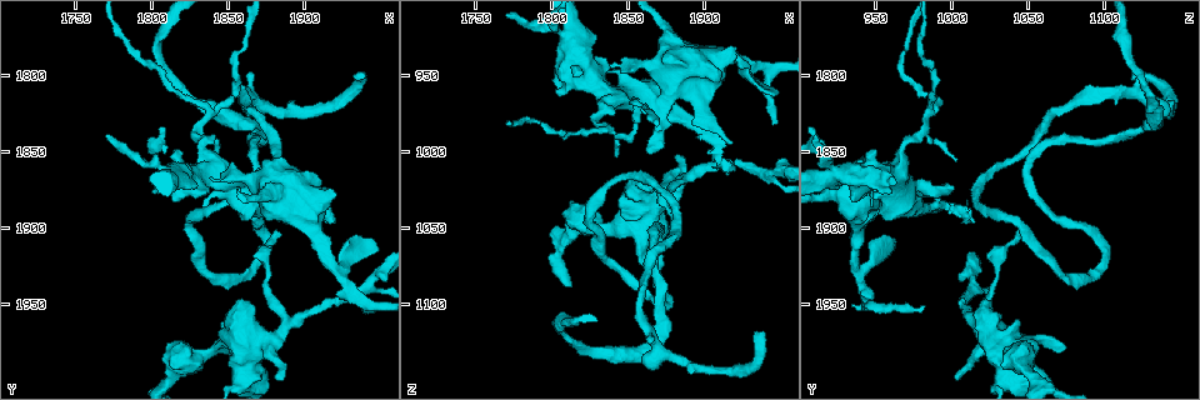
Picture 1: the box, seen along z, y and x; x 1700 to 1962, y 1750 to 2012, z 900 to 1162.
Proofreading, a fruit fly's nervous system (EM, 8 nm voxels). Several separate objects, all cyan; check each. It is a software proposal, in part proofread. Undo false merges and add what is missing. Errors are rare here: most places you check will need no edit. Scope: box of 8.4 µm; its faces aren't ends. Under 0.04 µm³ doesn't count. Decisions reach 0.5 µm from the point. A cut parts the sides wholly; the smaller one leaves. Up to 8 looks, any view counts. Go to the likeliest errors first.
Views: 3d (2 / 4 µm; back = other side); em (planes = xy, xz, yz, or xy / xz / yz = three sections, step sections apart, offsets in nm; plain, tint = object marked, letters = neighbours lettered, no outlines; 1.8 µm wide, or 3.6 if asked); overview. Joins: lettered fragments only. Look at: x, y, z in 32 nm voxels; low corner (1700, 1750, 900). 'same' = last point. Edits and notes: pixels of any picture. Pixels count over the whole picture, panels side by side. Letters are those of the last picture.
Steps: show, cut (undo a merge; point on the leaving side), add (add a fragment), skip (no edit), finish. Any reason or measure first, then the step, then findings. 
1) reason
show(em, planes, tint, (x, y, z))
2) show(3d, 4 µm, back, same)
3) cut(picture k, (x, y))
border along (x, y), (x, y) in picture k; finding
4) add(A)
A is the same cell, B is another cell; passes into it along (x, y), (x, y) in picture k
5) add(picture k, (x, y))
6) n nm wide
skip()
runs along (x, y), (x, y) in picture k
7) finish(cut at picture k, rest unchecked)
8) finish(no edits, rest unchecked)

closes a loop
show(em, planes, tint, (1846, 1936, 1076))

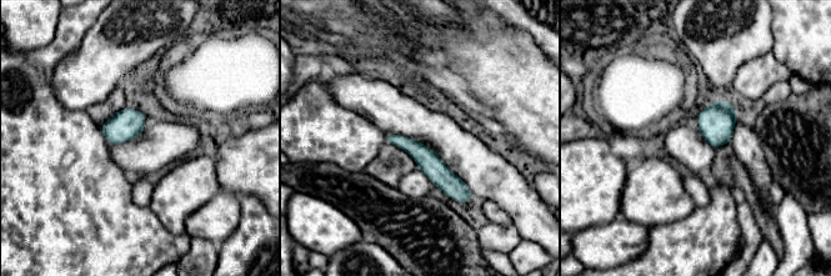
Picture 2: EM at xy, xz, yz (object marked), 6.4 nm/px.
show(em, planes, letters, same)

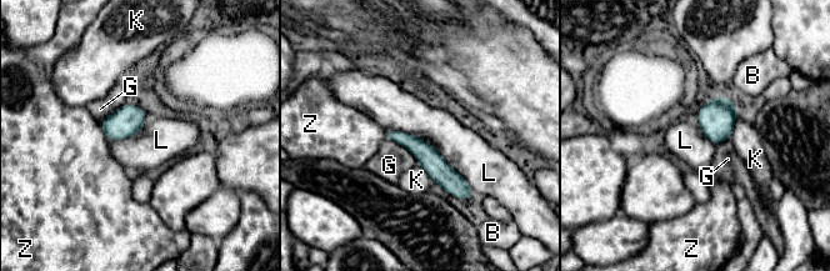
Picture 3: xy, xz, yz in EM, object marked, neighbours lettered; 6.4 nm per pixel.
skip()
B, G, K, L and Z are other cells; border along (385, 129), (428, 141), (474, 190) in picture 3; all the same neuron

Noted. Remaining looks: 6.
thin neck
show(em, 3.6 µm, planes, tint, (1822, 1988, 1046))

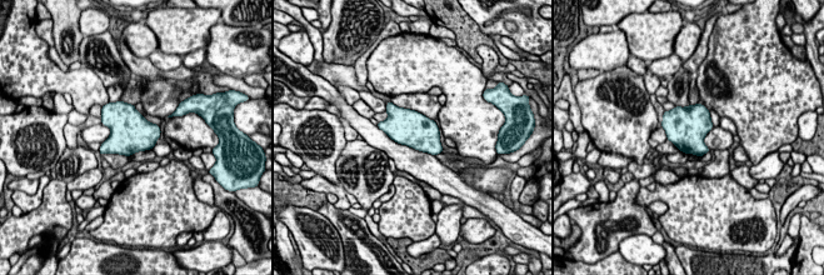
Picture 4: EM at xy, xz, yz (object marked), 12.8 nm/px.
what lies round it
show(em, 3.6 µm, planes, letters, same)

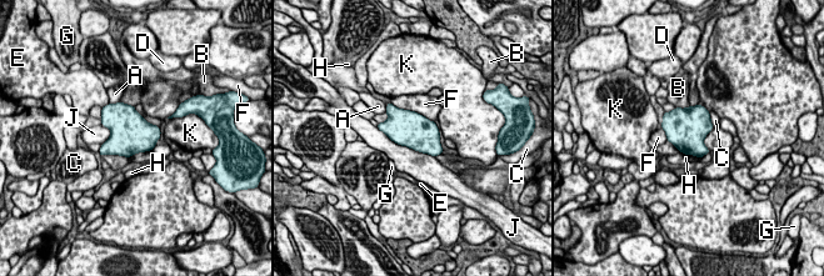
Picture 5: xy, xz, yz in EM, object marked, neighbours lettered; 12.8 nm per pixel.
460 nm wide
skip()
A, B, C, D, E, F, G, H, J and K are other cells; border along (375, 125), (395, 142), (434, 156) in picture 5; continuous, no second neuron

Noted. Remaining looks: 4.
branch stops here
show(3d, 2 µm, (1934, 1906, 956))

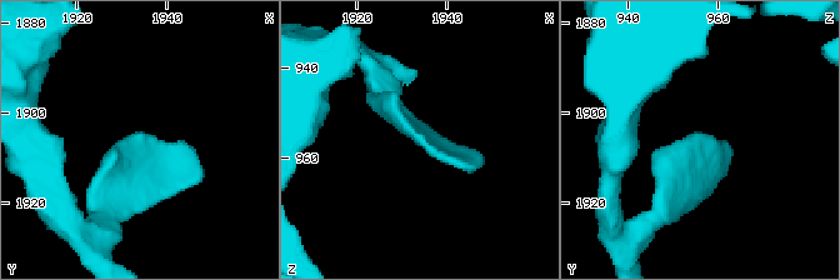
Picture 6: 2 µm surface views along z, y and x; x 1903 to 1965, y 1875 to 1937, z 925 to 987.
now the EM
show(em, xz, step 8, letters, (1933, 1905, 957))

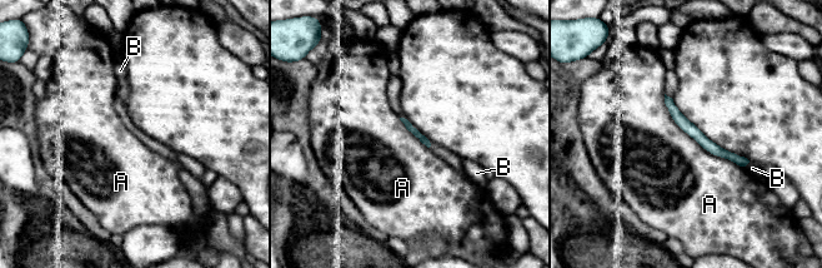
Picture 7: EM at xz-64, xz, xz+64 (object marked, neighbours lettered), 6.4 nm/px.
another direction
show(em, planes, letters, same)

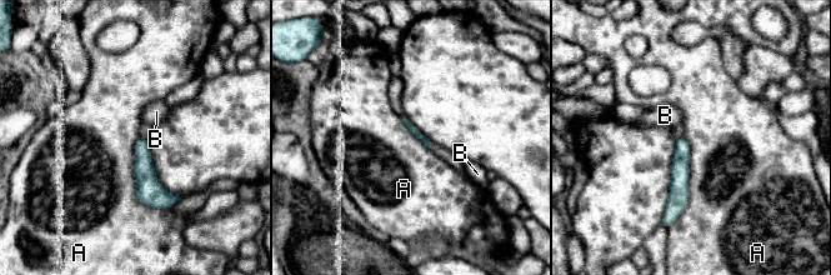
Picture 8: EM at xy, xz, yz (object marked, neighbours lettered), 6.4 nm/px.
skip()
A and B are other cells; border along (139, 136), (135, 196), (170, 209) in picture 8; none of them fits

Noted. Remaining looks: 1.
finish(no edits, rest unchecked)

